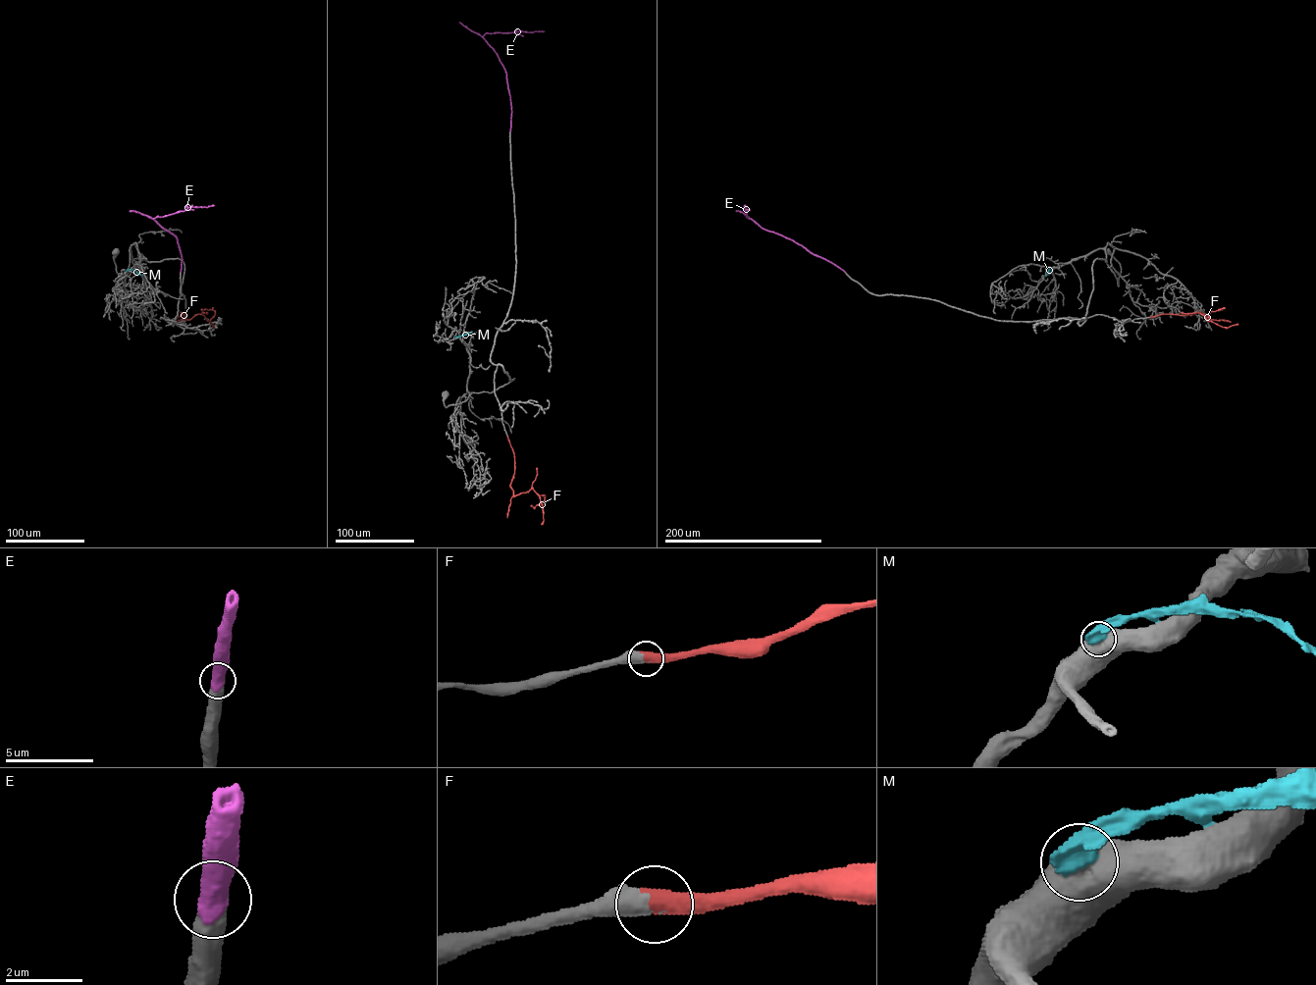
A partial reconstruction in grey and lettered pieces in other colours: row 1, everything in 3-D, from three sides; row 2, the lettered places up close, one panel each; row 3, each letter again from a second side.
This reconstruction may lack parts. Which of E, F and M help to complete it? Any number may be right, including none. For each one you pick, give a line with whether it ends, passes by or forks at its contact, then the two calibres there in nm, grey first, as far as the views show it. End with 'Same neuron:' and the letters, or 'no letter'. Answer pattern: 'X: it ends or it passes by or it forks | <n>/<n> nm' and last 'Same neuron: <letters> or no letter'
E: it ends | 600/600 nm
F: it ends | 480/550 nm
Same neuron: E, F

